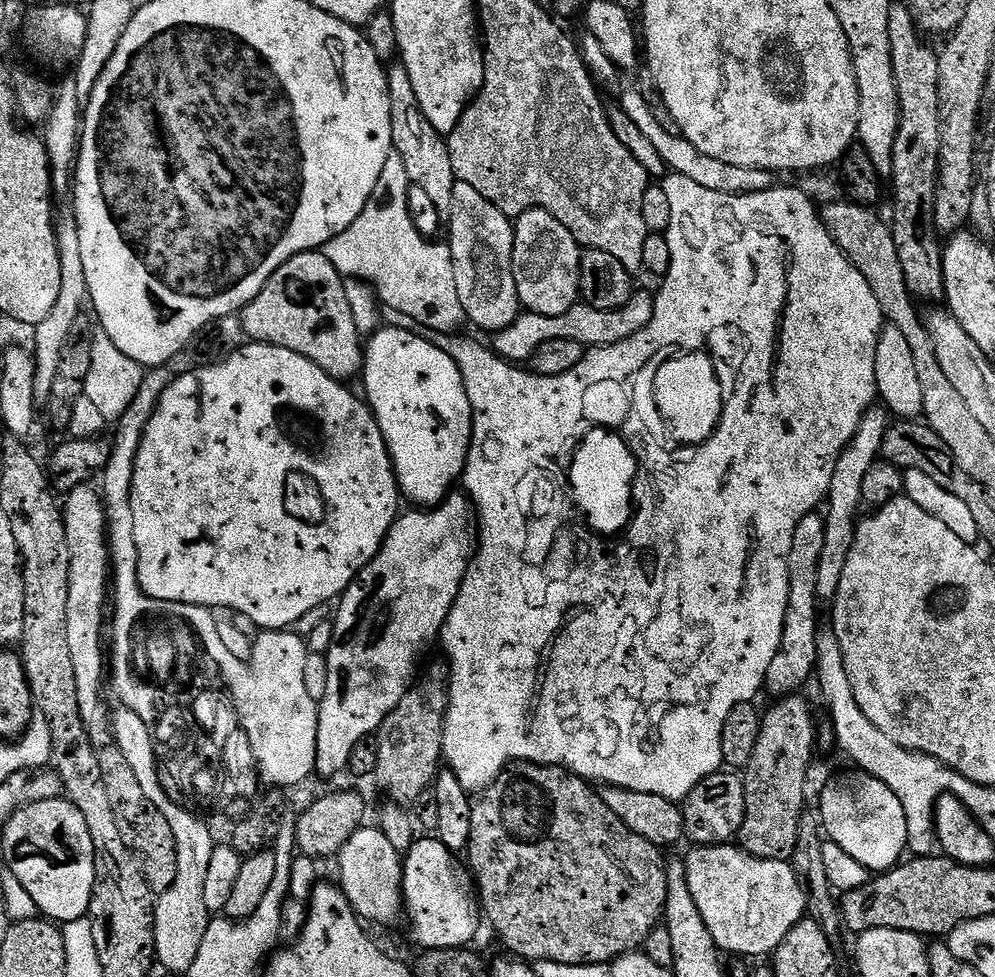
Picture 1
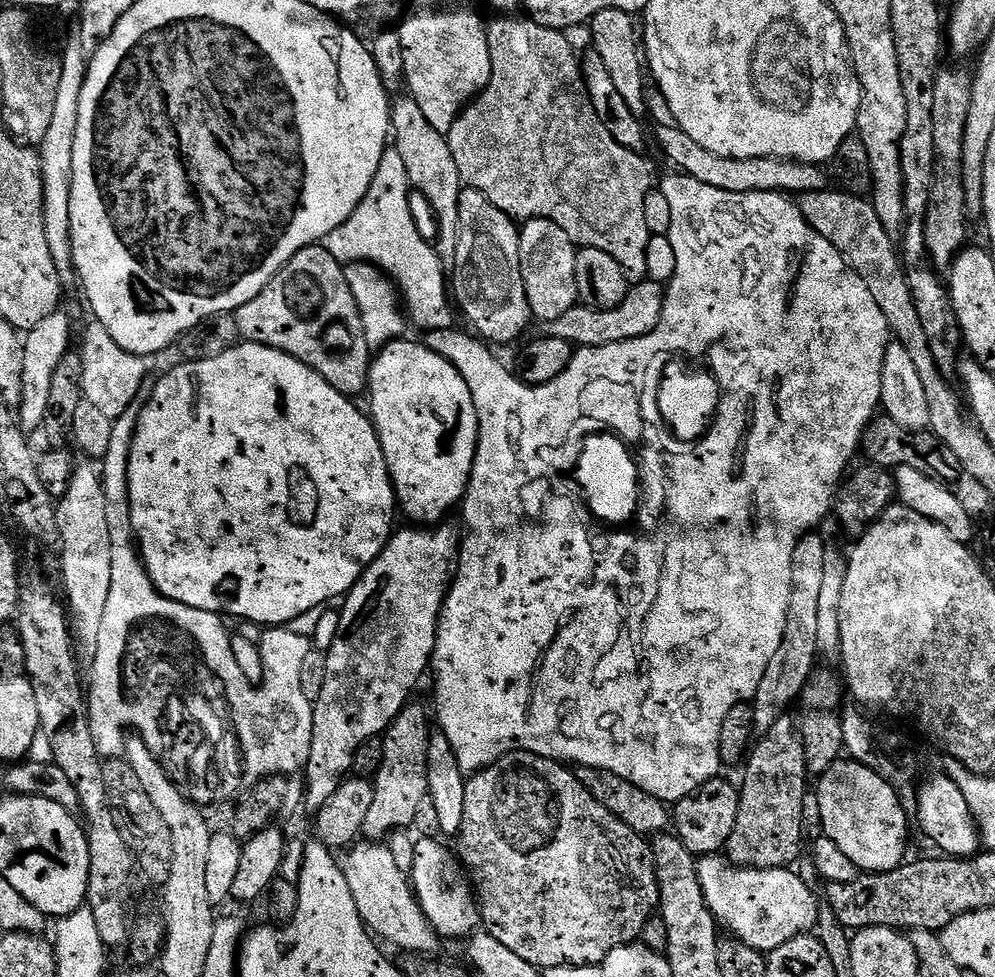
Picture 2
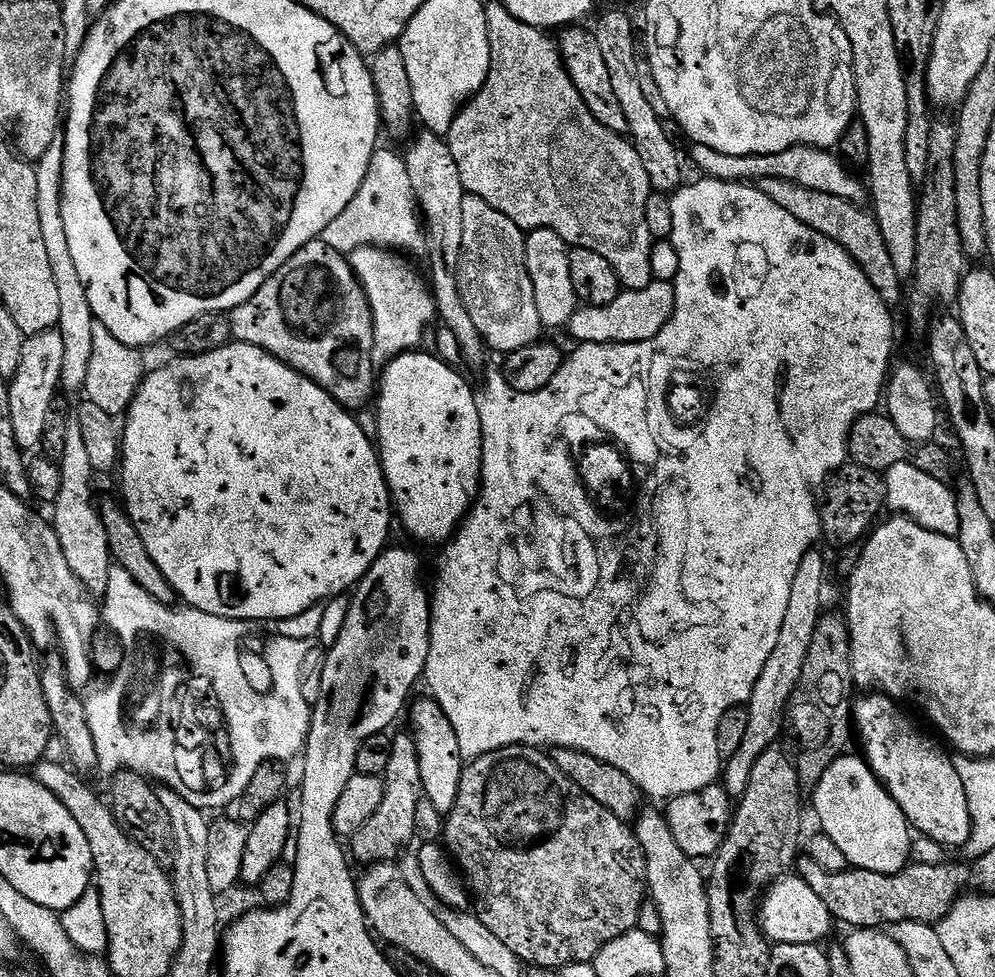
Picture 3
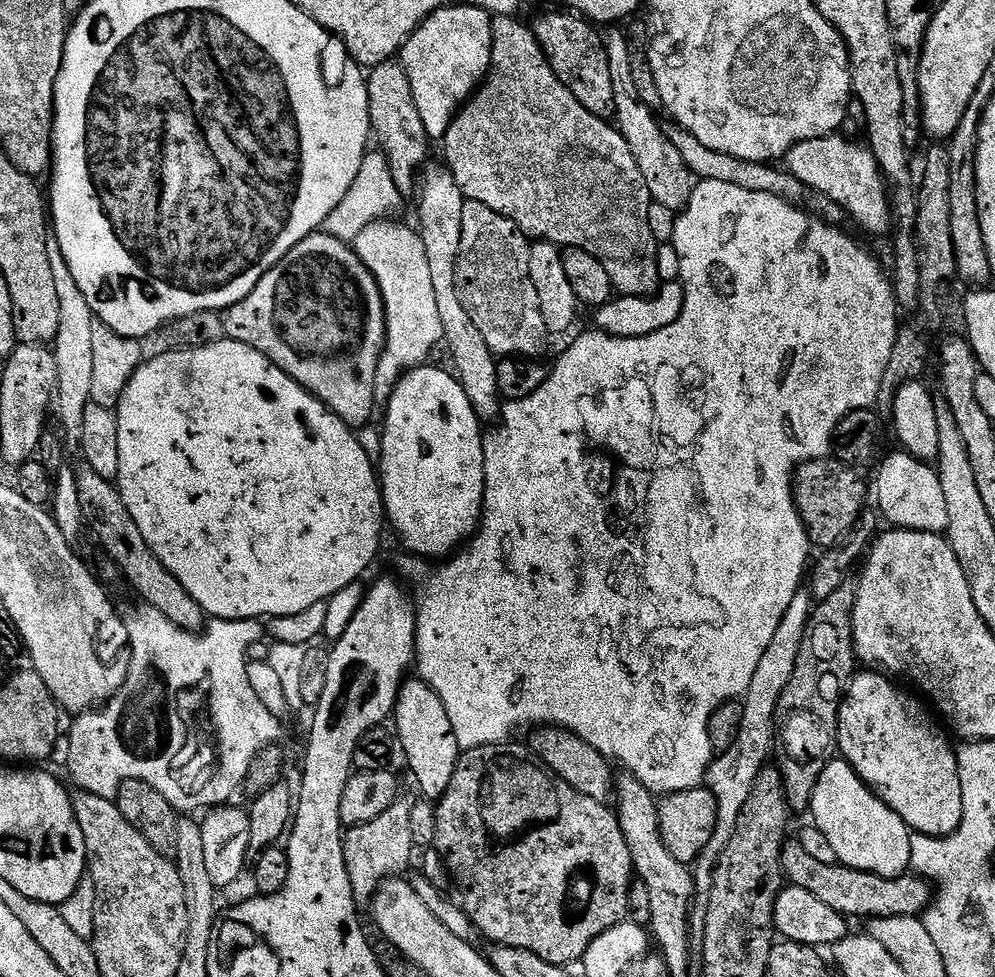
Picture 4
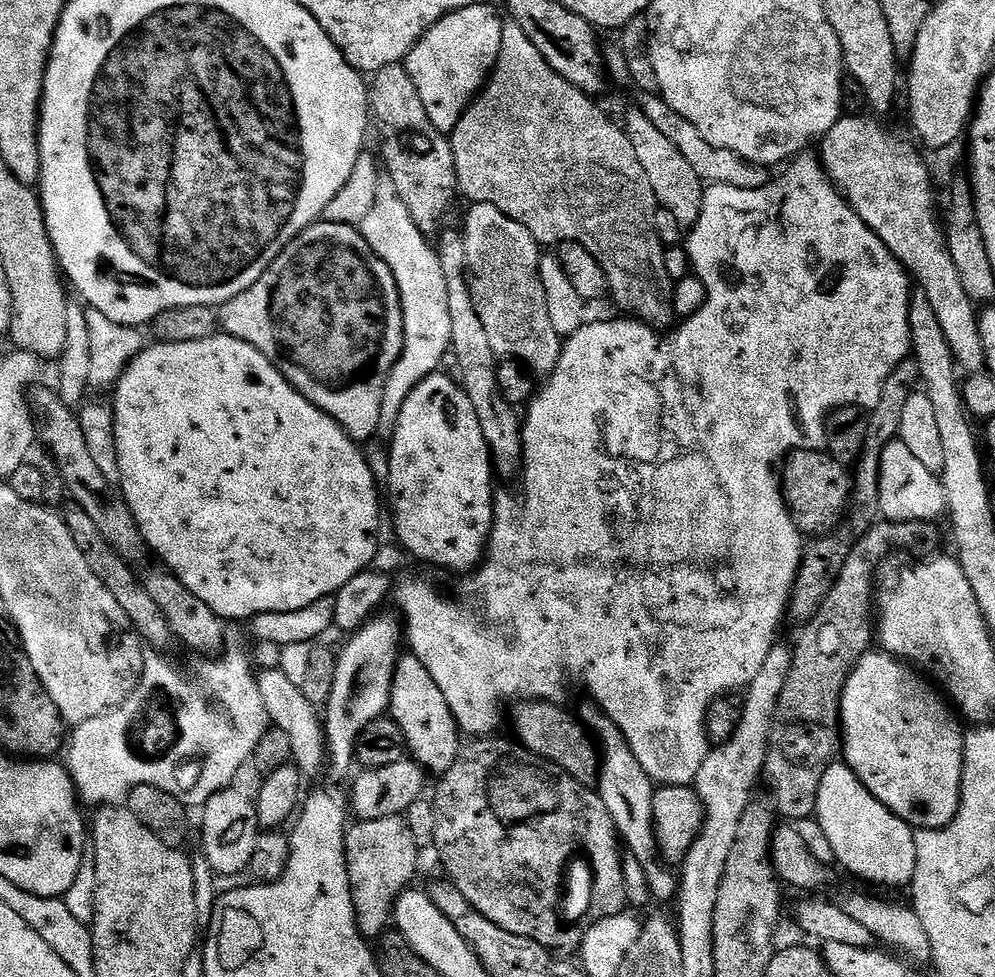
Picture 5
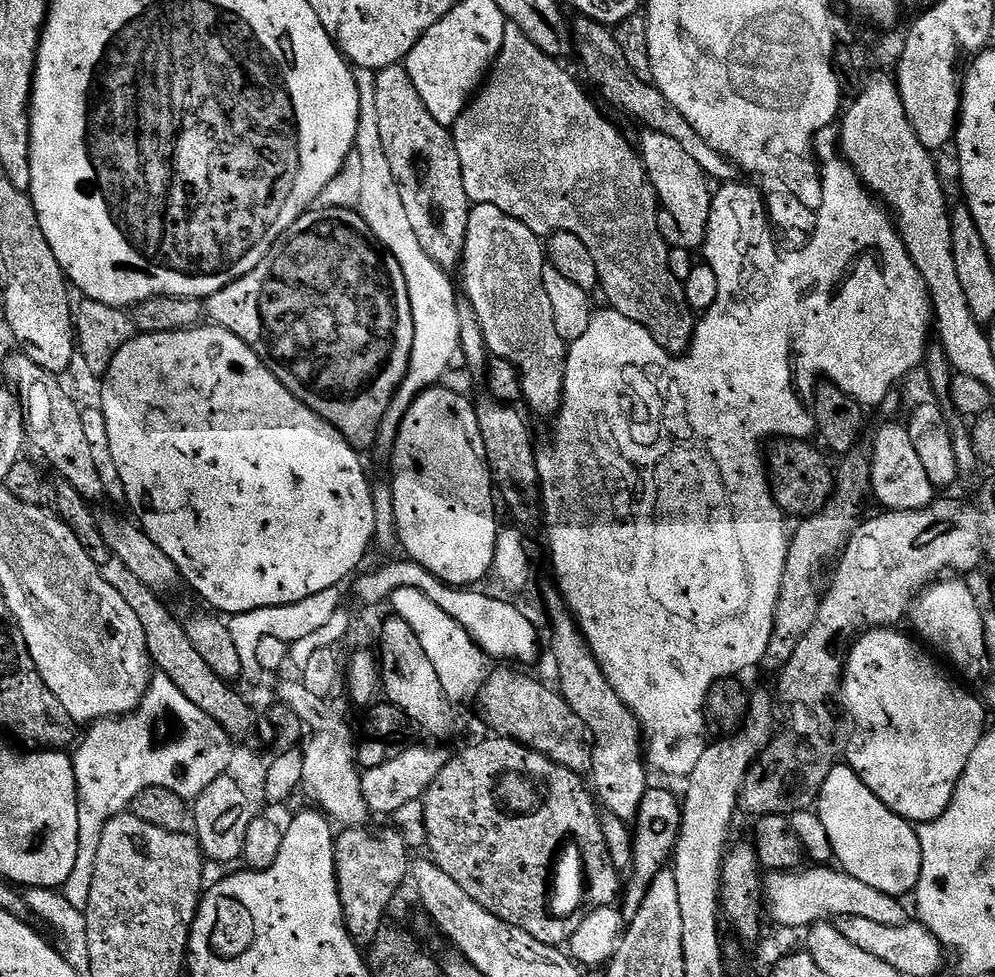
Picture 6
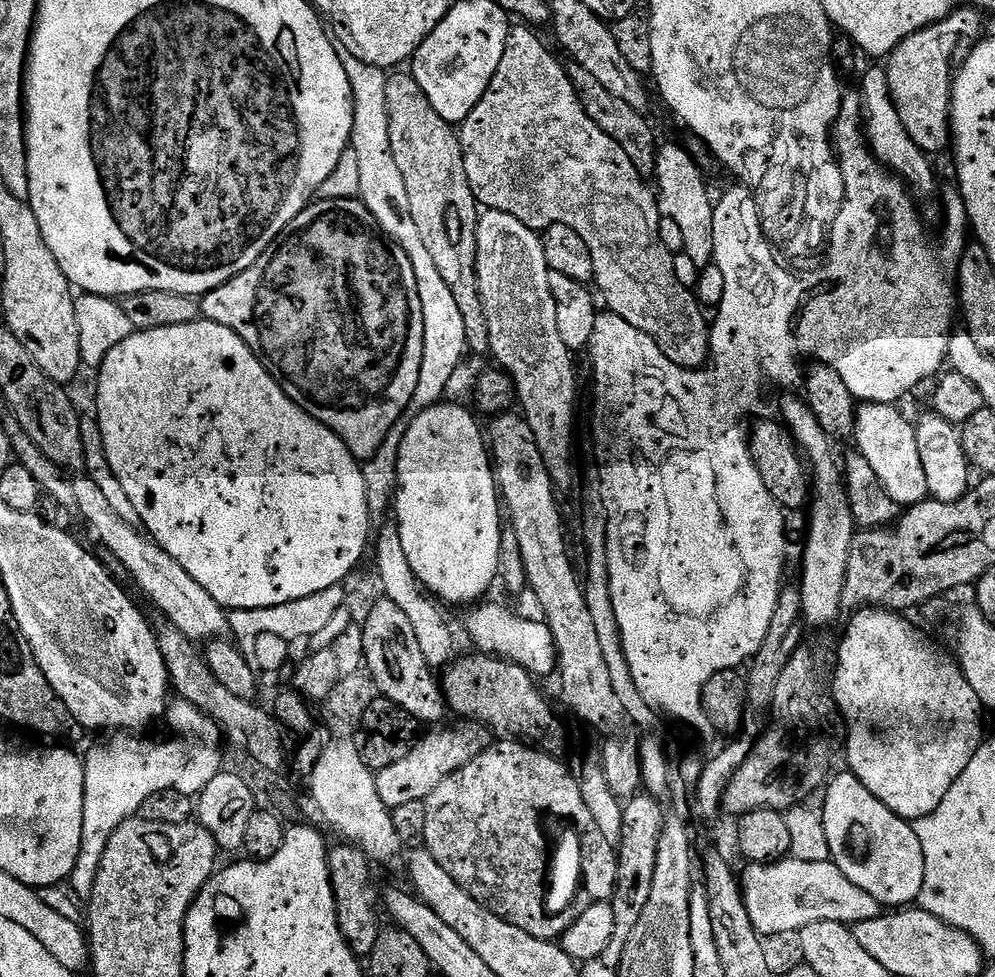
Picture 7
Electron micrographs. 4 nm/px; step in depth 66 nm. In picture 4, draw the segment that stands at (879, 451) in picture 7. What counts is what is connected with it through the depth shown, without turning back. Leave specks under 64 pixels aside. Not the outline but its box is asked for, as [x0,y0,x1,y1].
[874,450,948,534]

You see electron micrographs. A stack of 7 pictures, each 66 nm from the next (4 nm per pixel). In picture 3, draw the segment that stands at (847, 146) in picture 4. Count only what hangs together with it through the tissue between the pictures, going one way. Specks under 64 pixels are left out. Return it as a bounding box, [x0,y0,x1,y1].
[690,144,866,205]

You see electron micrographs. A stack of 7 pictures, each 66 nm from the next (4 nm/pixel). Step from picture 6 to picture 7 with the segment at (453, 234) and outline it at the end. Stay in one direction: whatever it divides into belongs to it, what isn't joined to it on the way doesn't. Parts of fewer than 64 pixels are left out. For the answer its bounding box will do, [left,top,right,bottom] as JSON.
[386,70,492,357]

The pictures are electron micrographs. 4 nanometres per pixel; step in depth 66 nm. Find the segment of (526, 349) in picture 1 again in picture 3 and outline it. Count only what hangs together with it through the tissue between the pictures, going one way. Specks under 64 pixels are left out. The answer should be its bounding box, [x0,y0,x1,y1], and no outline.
[566,280,676,344]

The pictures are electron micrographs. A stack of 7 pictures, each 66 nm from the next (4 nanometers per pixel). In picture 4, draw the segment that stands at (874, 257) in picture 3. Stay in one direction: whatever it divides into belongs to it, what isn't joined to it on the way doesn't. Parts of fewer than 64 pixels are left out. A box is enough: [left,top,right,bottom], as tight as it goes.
[664,122,846,226]

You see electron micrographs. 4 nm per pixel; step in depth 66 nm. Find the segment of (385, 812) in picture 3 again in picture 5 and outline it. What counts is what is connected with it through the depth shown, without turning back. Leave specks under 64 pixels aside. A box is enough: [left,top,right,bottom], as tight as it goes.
[344,816,422,942]

